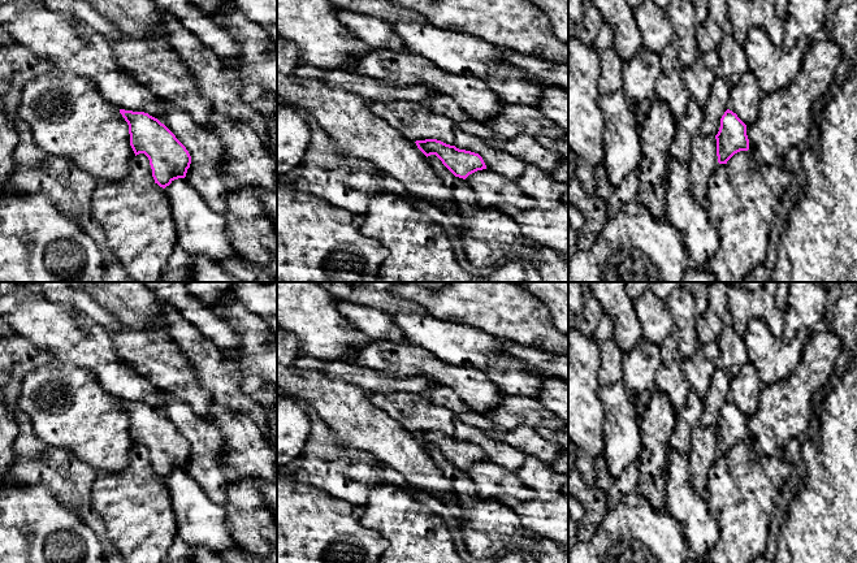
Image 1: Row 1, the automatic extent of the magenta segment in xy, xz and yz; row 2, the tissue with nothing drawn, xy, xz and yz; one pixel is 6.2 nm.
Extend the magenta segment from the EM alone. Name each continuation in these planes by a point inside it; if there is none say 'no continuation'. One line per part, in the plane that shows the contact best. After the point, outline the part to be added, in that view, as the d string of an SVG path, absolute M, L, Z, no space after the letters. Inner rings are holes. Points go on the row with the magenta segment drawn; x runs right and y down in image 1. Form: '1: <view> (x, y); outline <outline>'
no continuation

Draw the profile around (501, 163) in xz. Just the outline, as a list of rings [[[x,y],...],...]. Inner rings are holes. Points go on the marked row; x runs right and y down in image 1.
[[[459,127],[454,133],[454,139],[456,148],[479,153],[488,169],[507,179],[515,182],[525,170],[527,164],[523,160],[488,146],[485,139],[471,135]]]

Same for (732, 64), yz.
[[[731,25],[723,26],[722,43],[718,47],[718,75],[733,88],[749,70],[744,47],[731,34]]]

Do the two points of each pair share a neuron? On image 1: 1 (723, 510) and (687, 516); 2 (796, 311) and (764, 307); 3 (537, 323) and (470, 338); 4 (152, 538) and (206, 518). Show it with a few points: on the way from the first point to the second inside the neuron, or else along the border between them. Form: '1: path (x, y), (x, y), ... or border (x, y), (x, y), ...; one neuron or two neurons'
1: border (704, 498), (718, 527), (717, 542); two neurons
2: border (784, 312), (784, 329), (780, 337); two neurons
3: border (459, 324), (485, 330), (505, 343); two neurons
4: border (169, 499), (173, 507), (177, 535); two neurons

